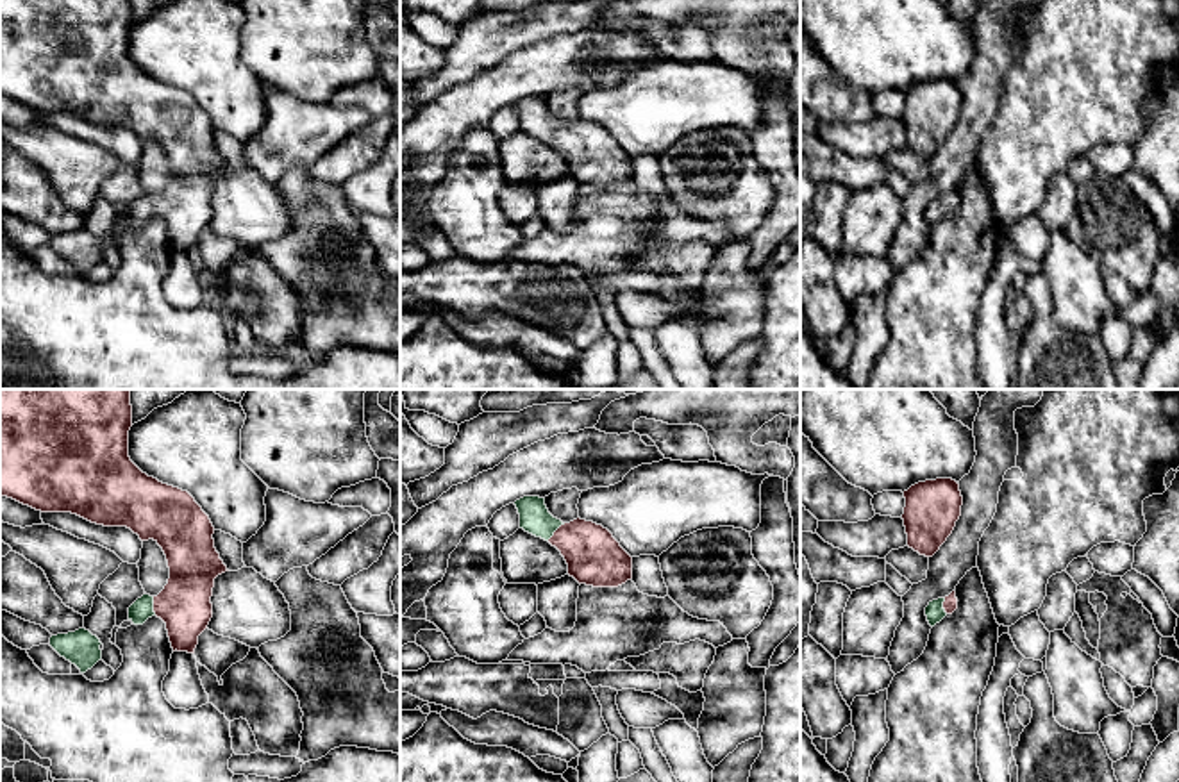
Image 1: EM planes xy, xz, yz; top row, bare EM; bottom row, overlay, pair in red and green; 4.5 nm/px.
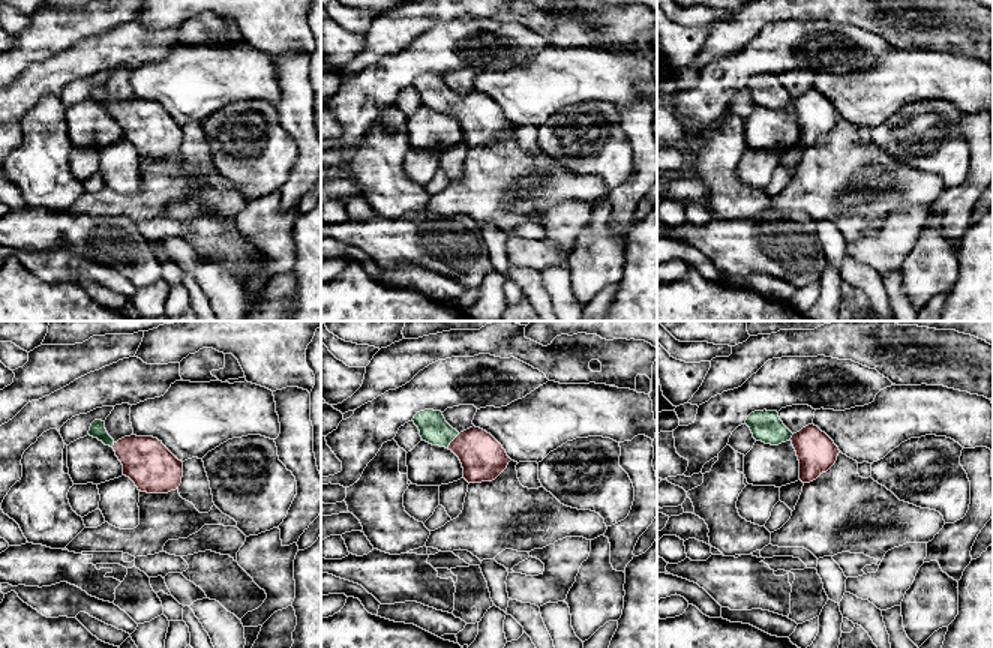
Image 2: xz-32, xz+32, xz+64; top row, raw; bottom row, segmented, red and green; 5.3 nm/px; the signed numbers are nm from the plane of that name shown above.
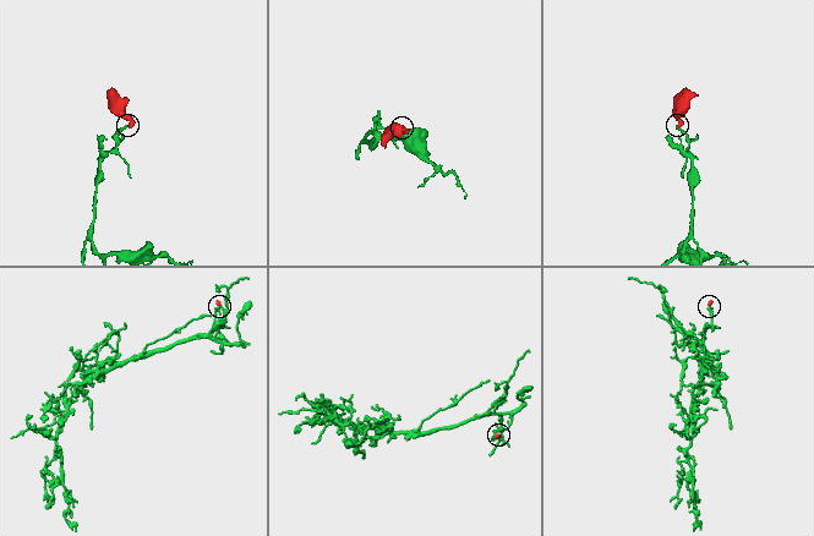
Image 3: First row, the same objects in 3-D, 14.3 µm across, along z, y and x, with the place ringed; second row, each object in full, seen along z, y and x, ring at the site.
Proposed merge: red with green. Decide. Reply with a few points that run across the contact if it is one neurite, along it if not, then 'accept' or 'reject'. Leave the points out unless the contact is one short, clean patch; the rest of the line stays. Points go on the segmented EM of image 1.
line xy (184, 604), (154, 606), (142, 609); accept

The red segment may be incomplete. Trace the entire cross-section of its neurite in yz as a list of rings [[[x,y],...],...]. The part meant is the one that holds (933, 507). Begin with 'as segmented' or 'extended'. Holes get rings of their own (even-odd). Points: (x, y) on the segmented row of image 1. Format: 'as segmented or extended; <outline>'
as segmented; [[[952,478],[925,480],[904,491],[907,546],[932,557],[952,534],[961,516],[963,496]]]

